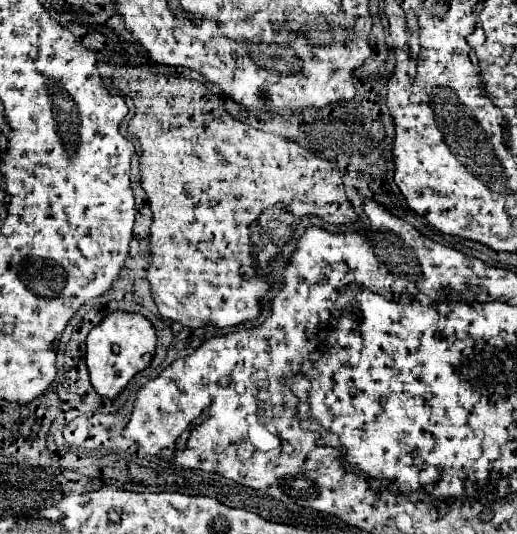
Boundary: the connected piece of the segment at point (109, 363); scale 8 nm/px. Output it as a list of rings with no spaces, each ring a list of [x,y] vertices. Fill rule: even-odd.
[[[113,312],[101,324],[97,324],[87,336],[87,368],[91,374],[91,386],[103,398],[113,400],[129,380],[147,368],[145,354],[155,354],[155,328],[141,314]]]

